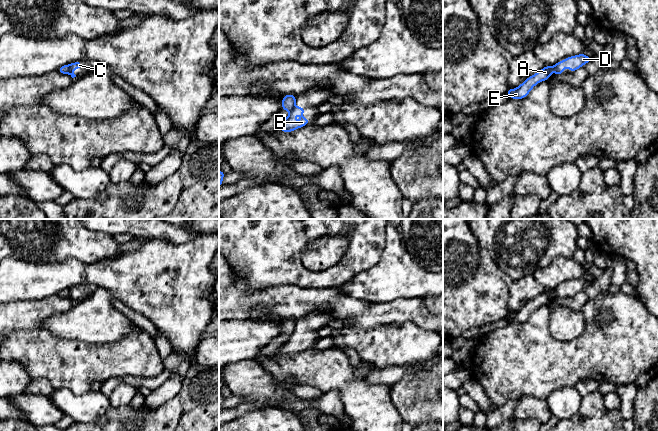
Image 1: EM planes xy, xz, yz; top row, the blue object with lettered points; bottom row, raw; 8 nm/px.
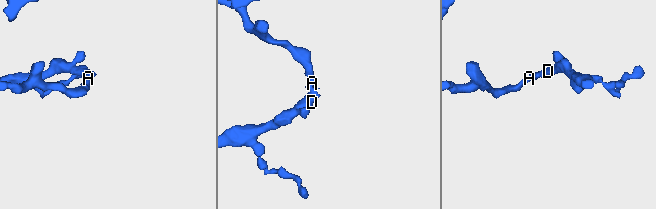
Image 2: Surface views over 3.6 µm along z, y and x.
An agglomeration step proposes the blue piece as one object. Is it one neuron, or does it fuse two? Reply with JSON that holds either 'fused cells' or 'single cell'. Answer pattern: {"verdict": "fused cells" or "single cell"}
{"verdict": "fused cells"}

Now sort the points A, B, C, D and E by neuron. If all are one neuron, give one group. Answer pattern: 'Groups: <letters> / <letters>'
Groups: A E / B C D

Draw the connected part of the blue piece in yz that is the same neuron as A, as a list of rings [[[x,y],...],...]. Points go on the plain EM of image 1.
[[[545,290],[542,294],[527,302],[520,310],[516,313],[511,314],[510,312],[506,315],[506,318],[512,323],[522,323],[525,322],[530,314],[539,306],[547,304],[550,302],[551,295],[554,293],[554,290]]]

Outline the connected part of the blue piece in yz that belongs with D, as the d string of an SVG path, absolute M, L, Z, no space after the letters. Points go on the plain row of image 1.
M584 278L576 279L576 280L570 280L567 283L564 283L563 285L559 285L554 289L555 299L559 299L561 297L564 297L564 291L568 290L569 294L571 296L574 296L581 290L588 287L592 281L586 280Z

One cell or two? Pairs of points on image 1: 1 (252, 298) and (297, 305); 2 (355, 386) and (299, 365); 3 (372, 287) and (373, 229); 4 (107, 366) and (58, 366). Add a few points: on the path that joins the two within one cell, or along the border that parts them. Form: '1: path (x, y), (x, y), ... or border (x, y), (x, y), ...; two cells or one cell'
1: path (263, 299), (286, 300); one cell
2: path (341, 379), (331, 369), (313, 367); one cell
3: border (383, 245), (380, 259), (352, 278); two cells
4: path (95, 366), (70, 366); one cell

